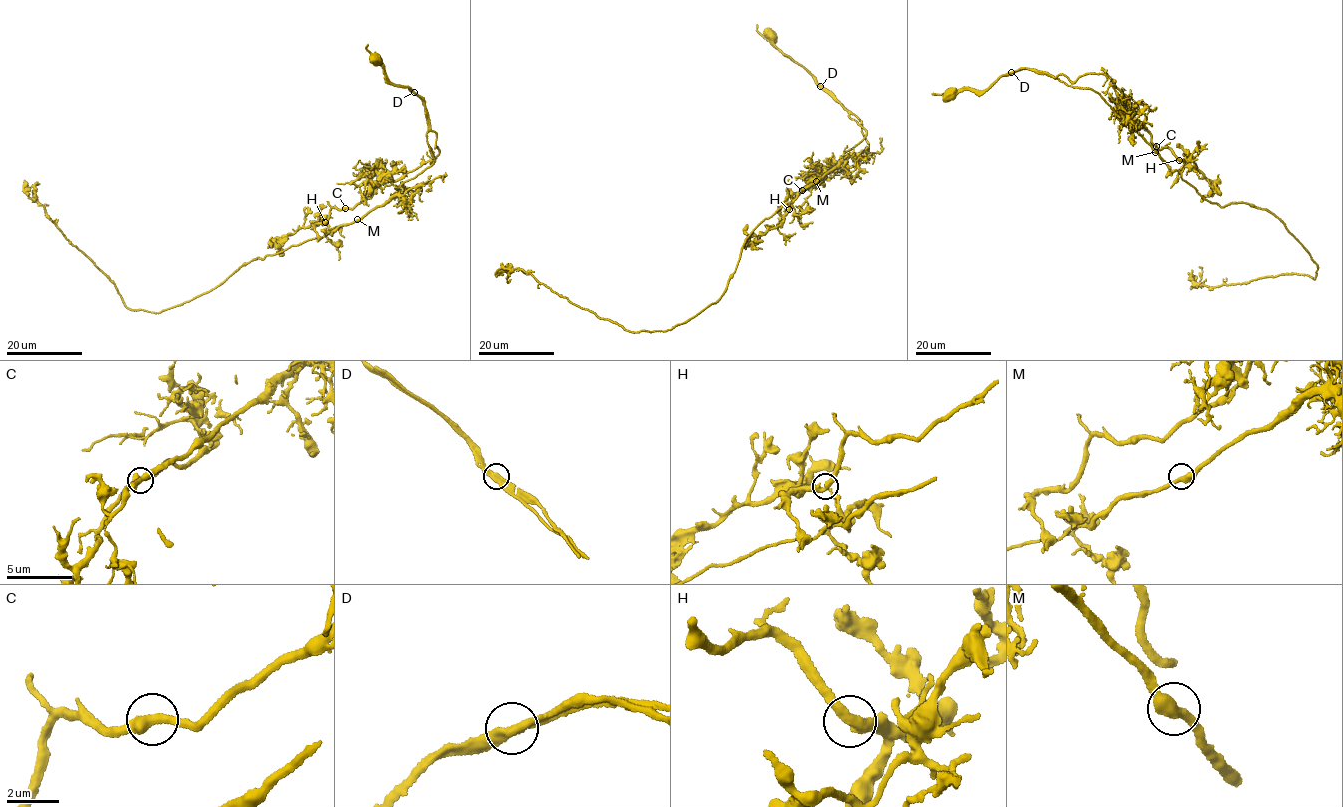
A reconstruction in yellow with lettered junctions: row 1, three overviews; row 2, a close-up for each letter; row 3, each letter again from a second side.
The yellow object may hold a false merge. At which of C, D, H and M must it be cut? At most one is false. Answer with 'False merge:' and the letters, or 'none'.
False merge: D

